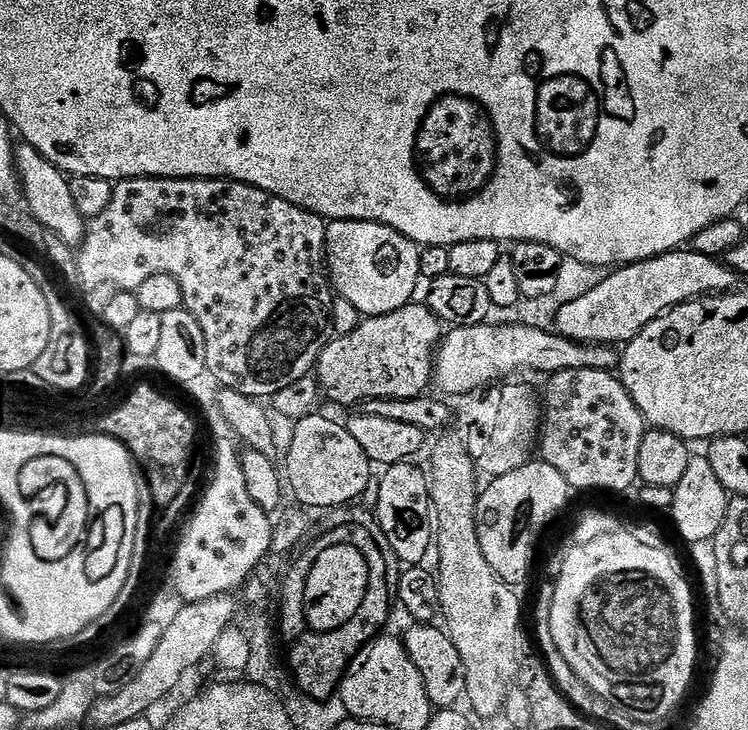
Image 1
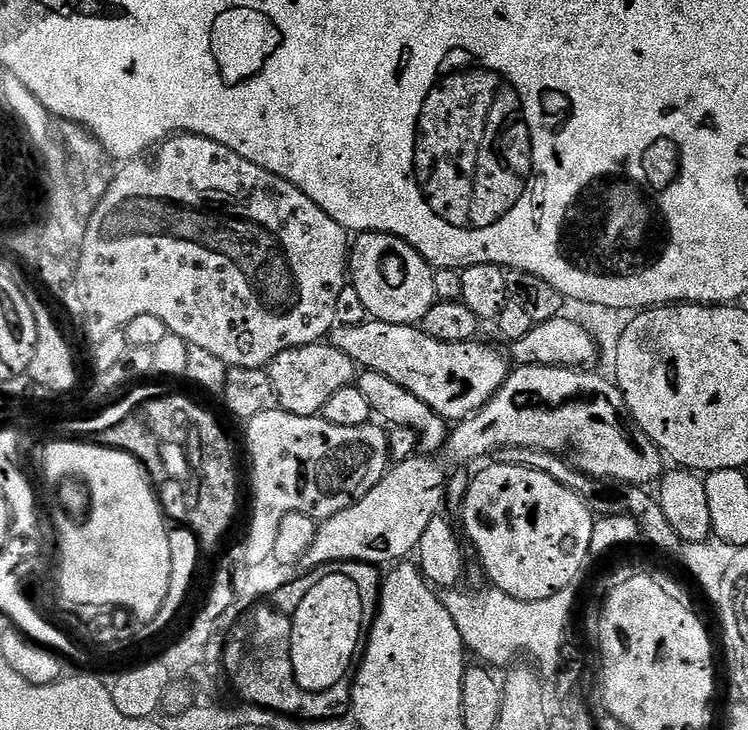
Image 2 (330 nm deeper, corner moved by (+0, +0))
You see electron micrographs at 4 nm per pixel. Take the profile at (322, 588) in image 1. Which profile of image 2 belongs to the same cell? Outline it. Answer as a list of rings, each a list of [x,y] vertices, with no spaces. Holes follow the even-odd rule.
[[[344,573],[330,574],[318,586],[307,591],[306,598],[299,603],[291,617],[290,662],[294,666],[294,678],[298,686],[307,692],[321,692],[338,686],[338,682],[349,675],[361,651],[362,637],[366,632],[362,597],[358,595],[354,582],[350,582]]]

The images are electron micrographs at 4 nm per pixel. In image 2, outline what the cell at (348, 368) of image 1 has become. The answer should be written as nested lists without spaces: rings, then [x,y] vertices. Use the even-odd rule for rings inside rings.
[[[317,342],[282,350],[282,354],[272,360],[266,371],[283,411],[299,416],[318,416],[337,390],[349,387],[355,381],[358,365],[330,342]]]

